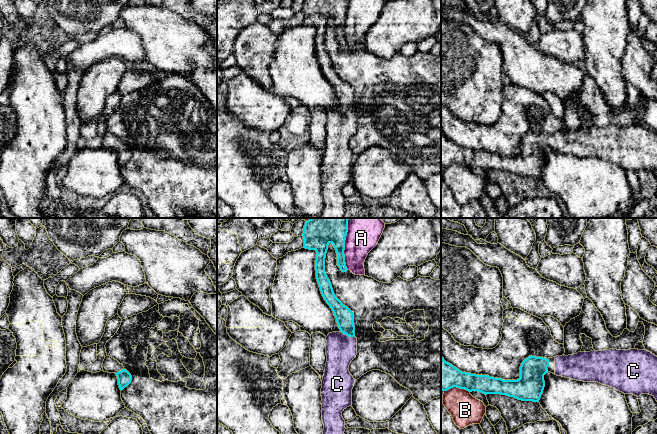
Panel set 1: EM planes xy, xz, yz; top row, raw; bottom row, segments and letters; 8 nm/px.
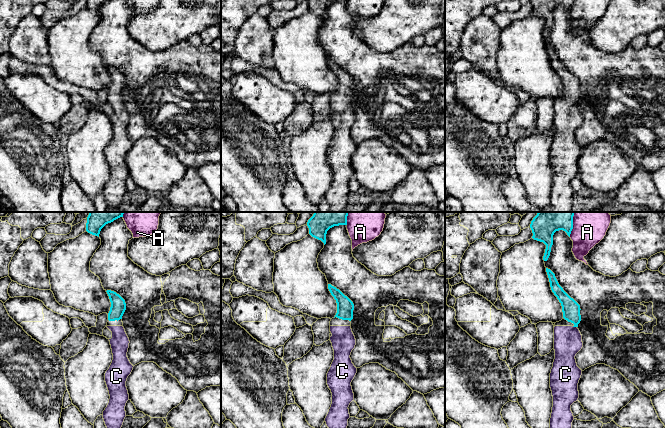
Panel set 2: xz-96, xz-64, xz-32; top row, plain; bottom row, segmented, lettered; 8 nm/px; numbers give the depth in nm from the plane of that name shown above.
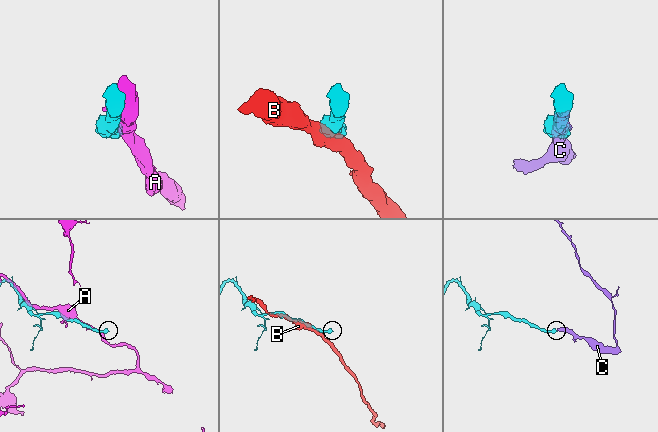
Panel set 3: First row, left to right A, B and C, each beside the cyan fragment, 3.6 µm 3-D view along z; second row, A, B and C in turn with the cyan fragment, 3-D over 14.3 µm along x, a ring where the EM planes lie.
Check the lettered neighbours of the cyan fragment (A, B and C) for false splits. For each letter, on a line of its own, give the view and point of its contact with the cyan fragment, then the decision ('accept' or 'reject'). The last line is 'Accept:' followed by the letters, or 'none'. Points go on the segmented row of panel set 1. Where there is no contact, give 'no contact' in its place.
A: xz (344, 244) | reject
B: yz (457, 387) | reject
C: xz (347, 335) | accept
Accept: C

